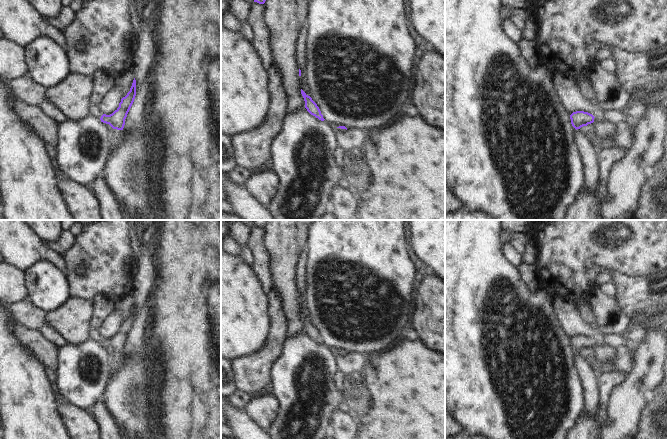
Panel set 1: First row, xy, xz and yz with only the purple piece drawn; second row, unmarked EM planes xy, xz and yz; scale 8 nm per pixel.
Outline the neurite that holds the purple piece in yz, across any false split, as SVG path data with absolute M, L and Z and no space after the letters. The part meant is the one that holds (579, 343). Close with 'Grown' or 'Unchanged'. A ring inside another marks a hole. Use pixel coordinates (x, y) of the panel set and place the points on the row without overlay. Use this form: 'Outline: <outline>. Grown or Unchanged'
Outline: M576 335L570 339L571 348L576 353L575 366L581 380L583 388L583 397L585 399L585 408L588 411L594 411L599 401L599 389L597 378L582 360L580 352L594 346L594 340L588 336Z. Grown

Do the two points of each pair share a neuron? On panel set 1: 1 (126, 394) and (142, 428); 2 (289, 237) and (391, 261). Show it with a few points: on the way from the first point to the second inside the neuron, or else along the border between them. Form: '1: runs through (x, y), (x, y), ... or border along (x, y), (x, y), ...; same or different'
1: runs through (130, 402), (135, 420); same
2: border along (309, 230), (306, 247); different

